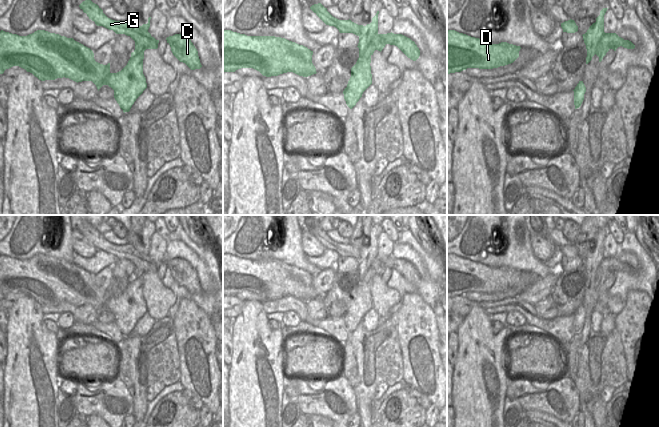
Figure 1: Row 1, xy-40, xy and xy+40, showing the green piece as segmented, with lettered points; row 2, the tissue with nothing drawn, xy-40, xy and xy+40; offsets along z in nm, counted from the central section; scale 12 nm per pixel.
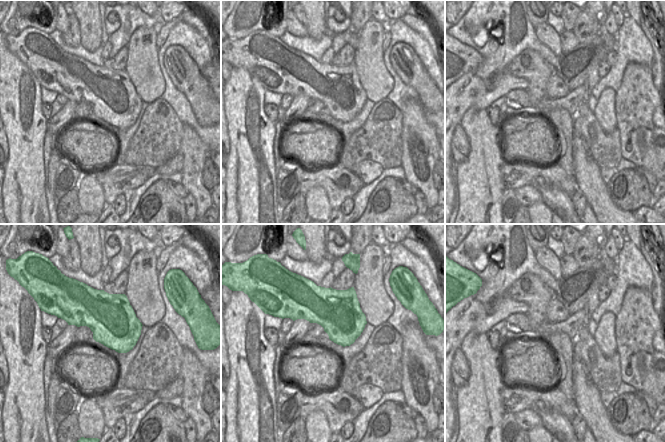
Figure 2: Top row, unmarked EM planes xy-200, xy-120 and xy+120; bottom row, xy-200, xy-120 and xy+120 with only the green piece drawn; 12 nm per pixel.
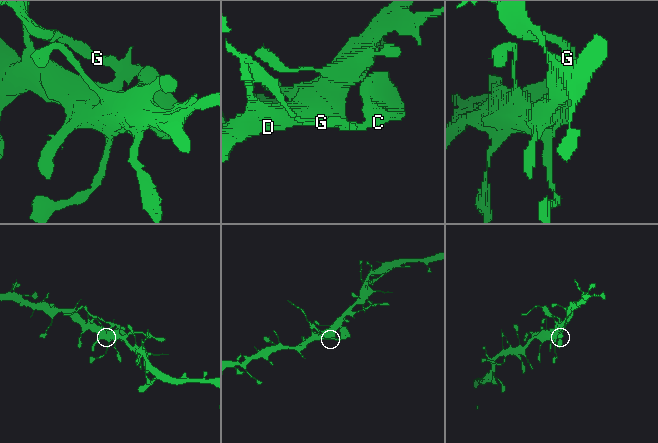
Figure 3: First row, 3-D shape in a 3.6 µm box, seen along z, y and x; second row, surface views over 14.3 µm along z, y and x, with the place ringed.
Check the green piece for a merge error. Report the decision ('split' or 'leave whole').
split

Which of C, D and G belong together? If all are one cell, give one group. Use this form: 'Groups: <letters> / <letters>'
Groups: C G / D.

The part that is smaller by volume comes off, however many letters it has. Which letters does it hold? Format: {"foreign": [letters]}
{"foreign": ["C", "G"]}

